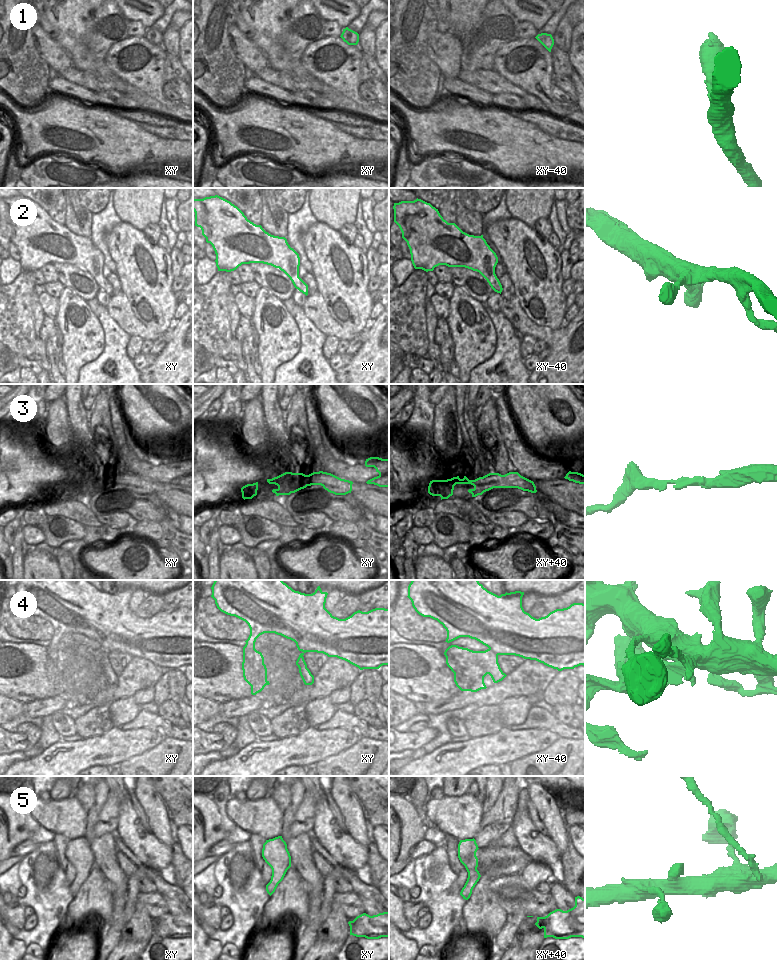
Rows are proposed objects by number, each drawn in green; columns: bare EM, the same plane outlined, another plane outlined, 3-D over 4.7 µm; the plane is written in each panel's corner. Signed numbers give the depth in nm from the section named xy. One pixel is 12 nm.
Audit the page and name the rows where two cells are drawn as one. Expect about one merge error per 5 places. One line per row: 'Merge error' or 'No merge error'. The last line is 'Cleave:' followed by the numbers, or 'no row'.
1: No merge error
2: No merge error
3: No merge error
4: Merge error
5: No merge error
Cleave: 4.

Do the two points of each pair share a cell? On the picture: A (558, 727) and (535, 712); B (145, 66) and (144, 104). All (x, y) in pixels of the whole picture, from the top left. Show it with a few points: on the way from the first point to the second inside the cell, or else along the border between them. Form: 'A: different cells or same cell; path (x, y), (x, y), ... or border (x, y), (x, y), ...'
A: same cell; path (552, 723), (541, 718)
B: different cells; border (134, 87), (164, 105)

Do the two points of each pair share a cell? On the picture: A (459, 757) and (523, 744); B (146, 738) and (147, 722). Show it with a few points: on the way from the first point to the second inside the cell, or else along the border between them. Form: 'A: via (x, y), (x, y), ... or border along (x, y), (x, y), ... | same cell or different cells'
A: via (475, 752), (507, 746) | same cell
B: border along (124, 729), (154, 728), (165, 736) | different cells

